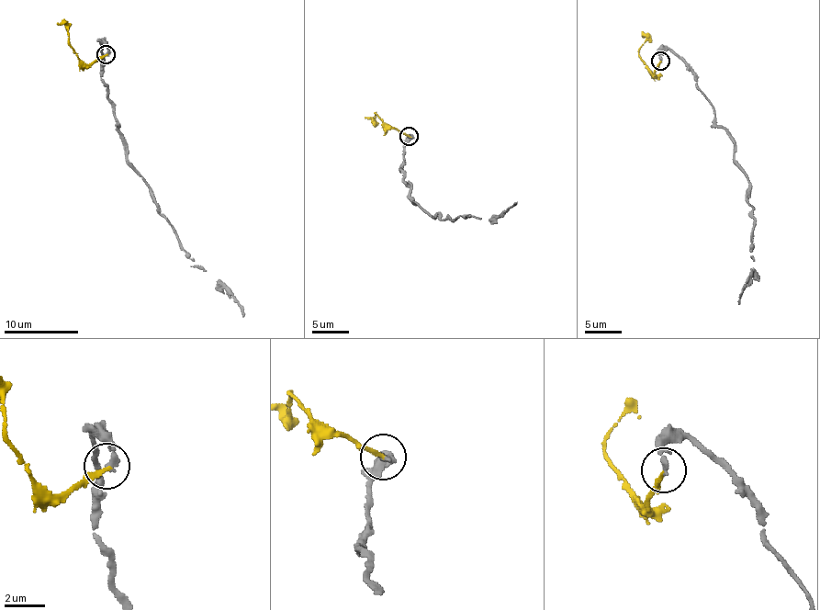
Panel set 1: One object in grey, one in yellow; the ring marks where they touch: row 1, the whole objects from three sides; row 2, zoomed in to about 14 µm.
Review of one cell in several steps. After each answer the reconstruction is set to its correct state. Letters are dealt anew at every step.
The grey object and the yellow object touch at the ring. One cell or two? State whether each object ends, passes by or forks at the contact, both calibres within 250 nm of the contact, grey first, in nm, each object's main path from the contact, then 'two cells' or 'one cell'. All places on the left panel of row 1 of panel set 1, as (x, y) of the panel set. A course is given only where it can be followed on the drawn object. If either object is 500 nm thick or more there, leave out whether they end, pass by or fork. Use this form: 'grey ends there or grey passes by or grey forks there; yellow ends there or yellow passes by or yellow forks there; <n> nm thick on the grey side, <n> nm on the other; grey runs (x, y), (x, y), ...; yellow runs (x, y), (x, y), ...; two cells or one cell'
grey passes by; yellow ends there; 180 nm thick on the grey side, 220 nm on the other; grey runs (106, 53), (101, 43), (101, 80), (122, 135), (125, 161), (193, 265), (233, 298), (244, 316); yellow runs (106, 55), (84, 63), (68, 42), (67, 26), (57, 22); one cell

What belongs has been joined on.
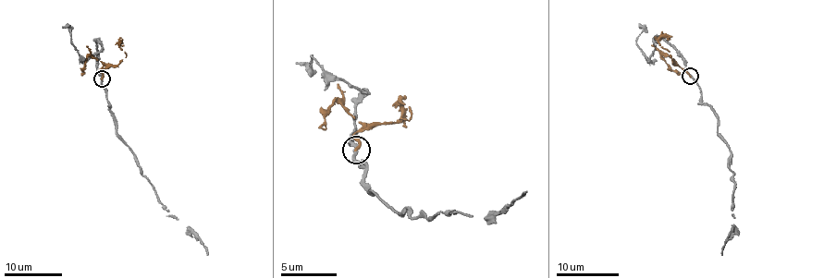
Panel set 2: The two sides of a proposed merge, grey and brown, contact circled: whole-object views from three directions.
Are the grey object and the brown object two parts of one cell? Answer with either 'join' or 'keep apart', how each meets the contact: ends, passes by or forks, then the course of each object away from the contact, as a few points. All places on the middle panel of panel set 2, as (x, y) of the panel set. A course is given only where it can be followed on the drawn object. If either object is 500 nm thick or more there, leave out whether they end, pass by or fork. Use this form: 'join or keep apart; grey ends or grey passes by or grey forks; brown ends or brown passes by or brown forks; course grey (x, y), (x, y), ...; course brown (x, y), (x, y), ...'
keep apart; grey passes by; brown ends; course grey (355, 151), (368, 191), (413, 217), (454, 210), (473, 217), (496, 214), (525, 191); course brown (355, 151), (356, 132), (409, 120), (412, 109), (404, 104), (399, 105), (406, 128)

